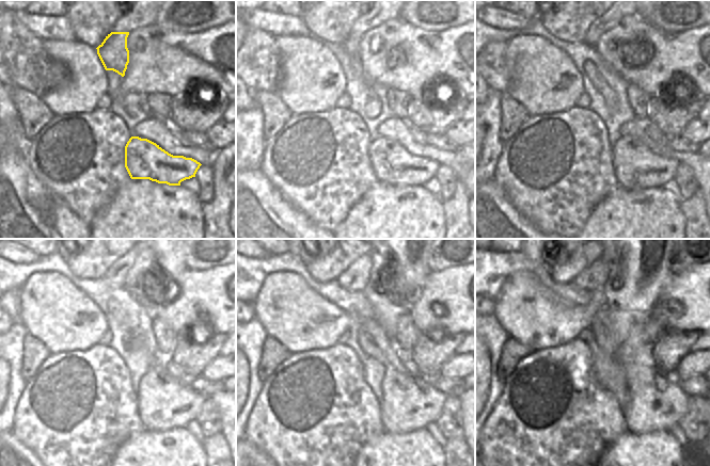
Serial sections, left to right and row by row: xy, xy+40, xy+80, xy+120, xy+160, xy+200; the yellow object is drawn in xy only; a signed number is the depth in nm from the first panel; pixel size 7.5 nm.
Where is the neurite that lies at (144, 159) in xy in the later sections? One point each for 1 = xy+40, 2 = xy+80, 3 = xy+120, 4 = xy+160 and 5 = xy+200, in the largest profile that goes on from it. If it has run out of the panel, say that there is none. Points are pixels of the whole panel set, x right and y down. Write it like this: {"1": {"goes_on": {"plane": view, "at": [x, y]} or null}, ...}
{"1": {"goes_on": {"plane": "xy+40", "at": [392, 163]}}, "2": {"goes_on": {"plane": "xy+80", "at": [635, 166]}}, "3": {"goes_on": {"plane": "xy+120", "at": [163, 402]}}, "4": {"goes_on": {"plane": "xy+160", "at": [408, 403]}}, "5": {"goes_on": {"plane": "xy+200", "at": [656, 402]}}}

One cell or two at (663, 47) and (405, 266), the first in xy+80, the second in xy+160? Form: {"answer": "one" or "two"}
{"answer": "two"}

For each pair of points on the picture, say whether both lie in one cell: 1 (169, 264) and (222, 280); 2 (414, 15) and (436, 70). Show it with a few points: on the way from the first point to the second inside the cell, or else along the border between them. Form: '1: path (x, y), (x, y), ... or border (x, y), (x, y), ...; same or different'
1: border (188, 270), (174, 278), (179, 289), (178, 293); different
2: border (398, 16), (421, 29), (443, 31); different

